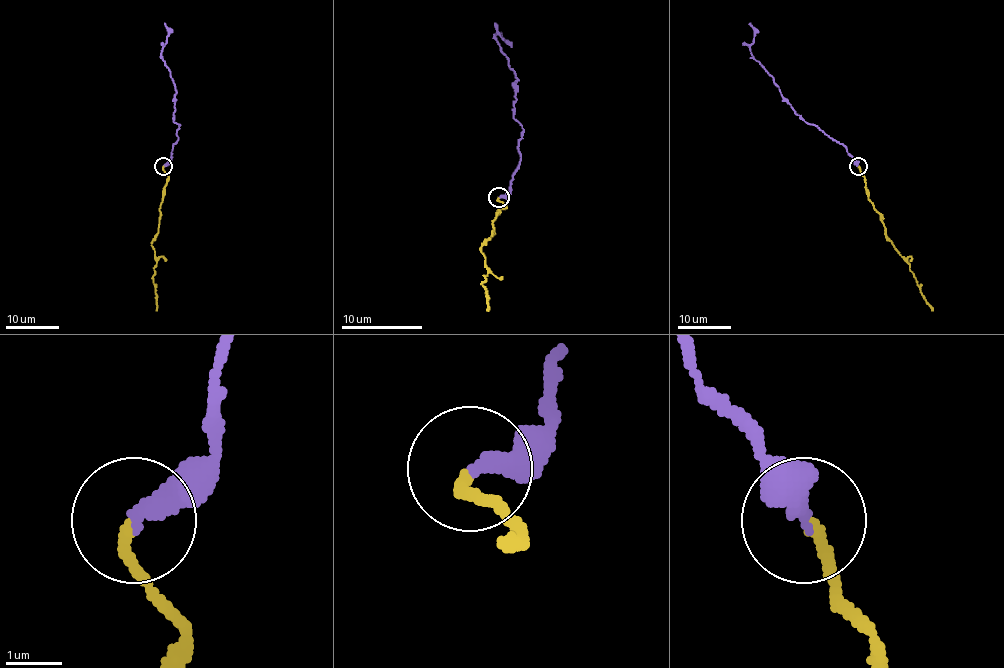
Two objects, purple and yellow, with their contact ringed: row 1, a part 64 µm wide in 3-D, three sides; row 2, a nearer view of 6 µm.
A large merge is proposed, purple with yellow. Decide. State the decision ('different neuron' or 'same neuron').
same neuron

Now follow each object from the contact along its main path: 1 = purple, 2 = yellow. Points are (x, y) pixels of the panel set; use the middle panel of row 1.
1: (498, 196), (520, 162), (522, 127), (500, 34)
2: (498, 198), (504, 207), (492, 223), (490, 237), (480, 249), (488, 273), (482, 284), (486, 292), (486, 310)

